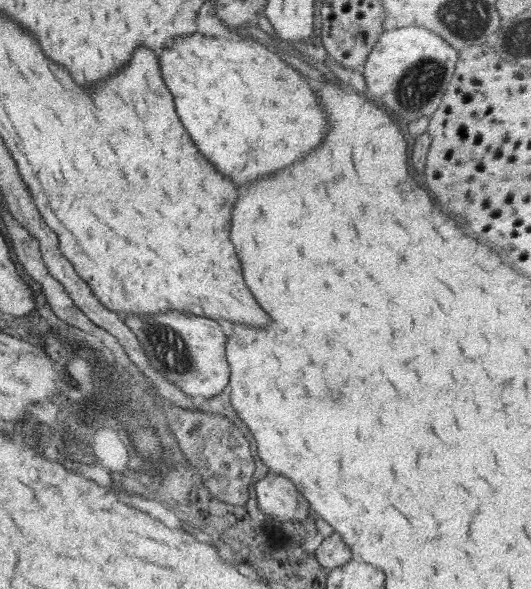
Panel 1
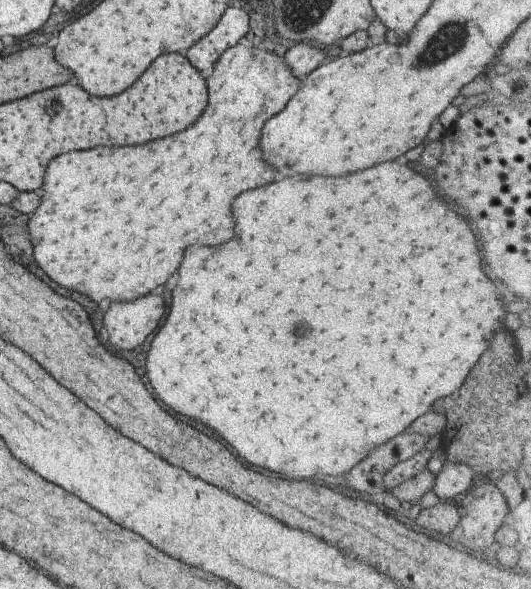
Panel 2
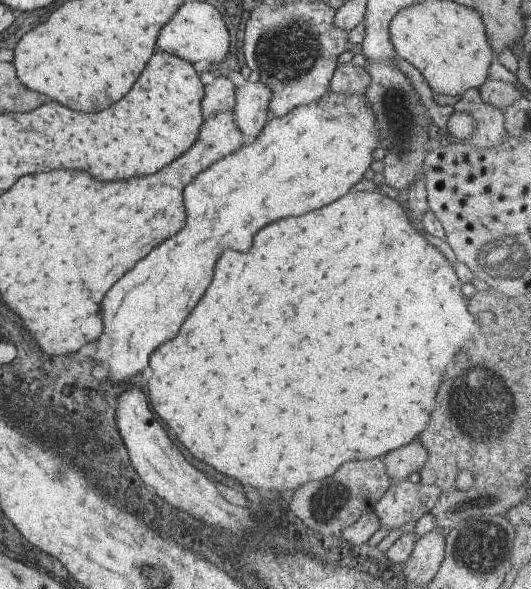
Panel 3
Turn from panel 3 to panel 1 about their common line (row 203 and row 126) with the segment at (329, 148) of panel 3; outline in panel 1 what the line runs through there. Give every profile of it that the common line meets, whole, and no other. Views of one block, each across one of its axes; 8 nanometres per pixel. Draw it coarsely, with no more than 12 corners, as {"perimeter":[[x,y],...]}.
{"perimeter":[[245,34],[159,54],[201,156],[235,184],[293,164],[329,122]]}

